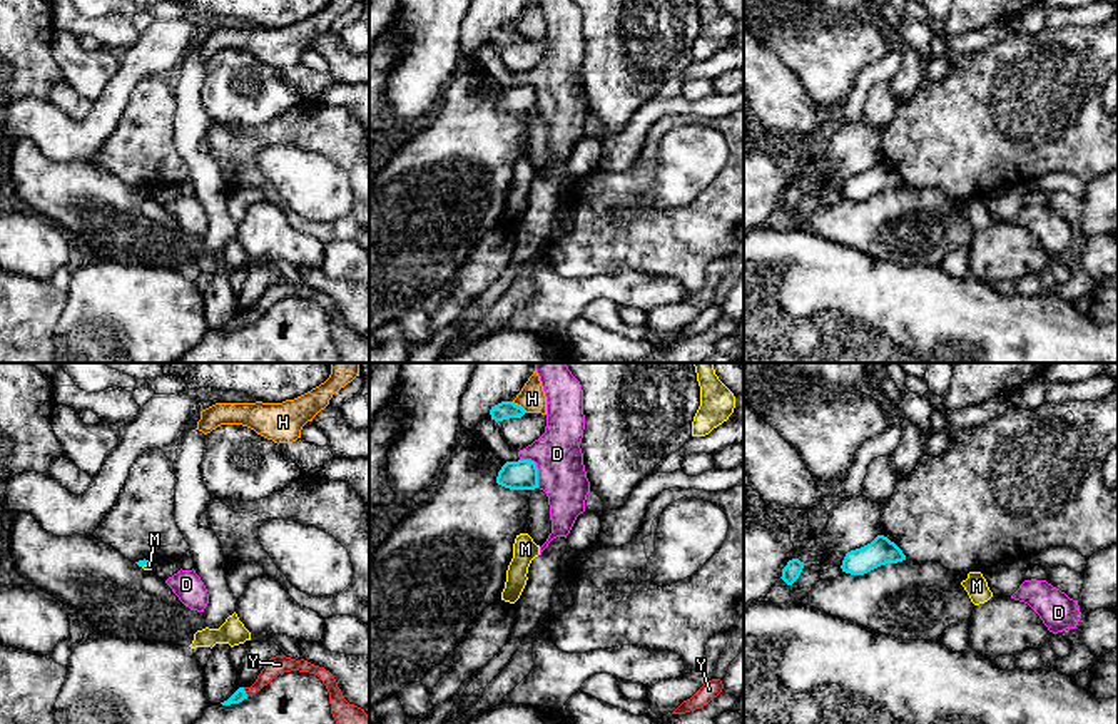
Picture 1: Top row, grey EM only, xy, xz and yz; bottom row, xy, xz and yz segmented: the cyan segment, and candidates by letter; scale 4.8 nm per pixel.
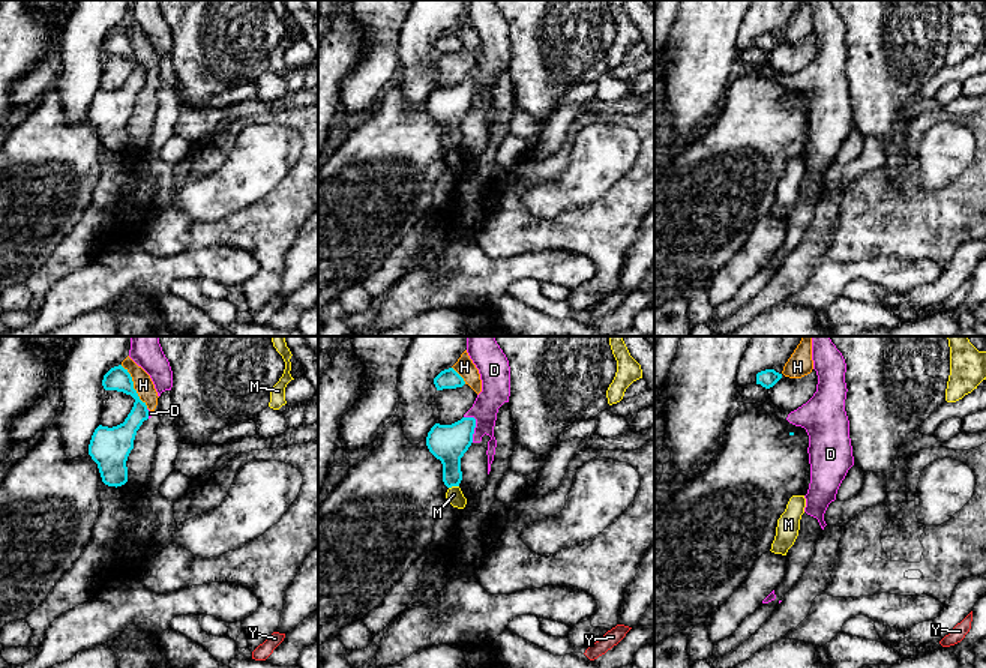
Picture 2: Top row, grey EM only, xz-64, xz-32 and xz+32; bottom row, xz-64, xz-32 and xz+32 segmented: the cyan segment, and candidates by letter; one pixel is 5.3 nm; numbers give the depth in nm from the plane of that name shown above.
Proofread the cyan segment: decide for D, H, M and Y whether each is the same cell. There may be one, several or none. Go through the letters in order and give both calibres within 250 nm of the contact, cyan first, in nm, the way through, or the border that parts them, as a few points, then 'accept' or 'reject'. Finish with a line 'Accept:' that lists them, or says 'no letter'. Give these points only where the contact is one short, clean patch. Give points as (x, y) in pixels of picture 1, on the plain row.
D: 140 nm thick on the cyan side, 220 nm on the other; border along xz (520, 84), (530, 84), (535, 89), (538, 112); reject
H: 90 nm thick on the cyan side, 130 nm on the other; border along xz (512, 27), (527, 37); reject
M: 30 nm thick on the cyan side, 30 nm on the other; border along xy (151, 188), (142, 193); reject
Y: 60 nm thick on the cyan side, 90 nm on the other; reject
Accept: no letter

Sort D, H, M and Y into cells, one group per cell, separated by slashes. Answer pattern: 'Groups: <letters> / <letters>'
Groups: D / H / M / Y

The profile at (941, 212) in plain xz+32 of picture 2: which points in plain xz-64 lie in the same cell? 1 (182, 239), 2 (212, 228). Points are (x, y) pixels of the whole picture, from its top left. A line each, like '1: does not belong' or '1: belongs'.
1: belongs
2: belongs

